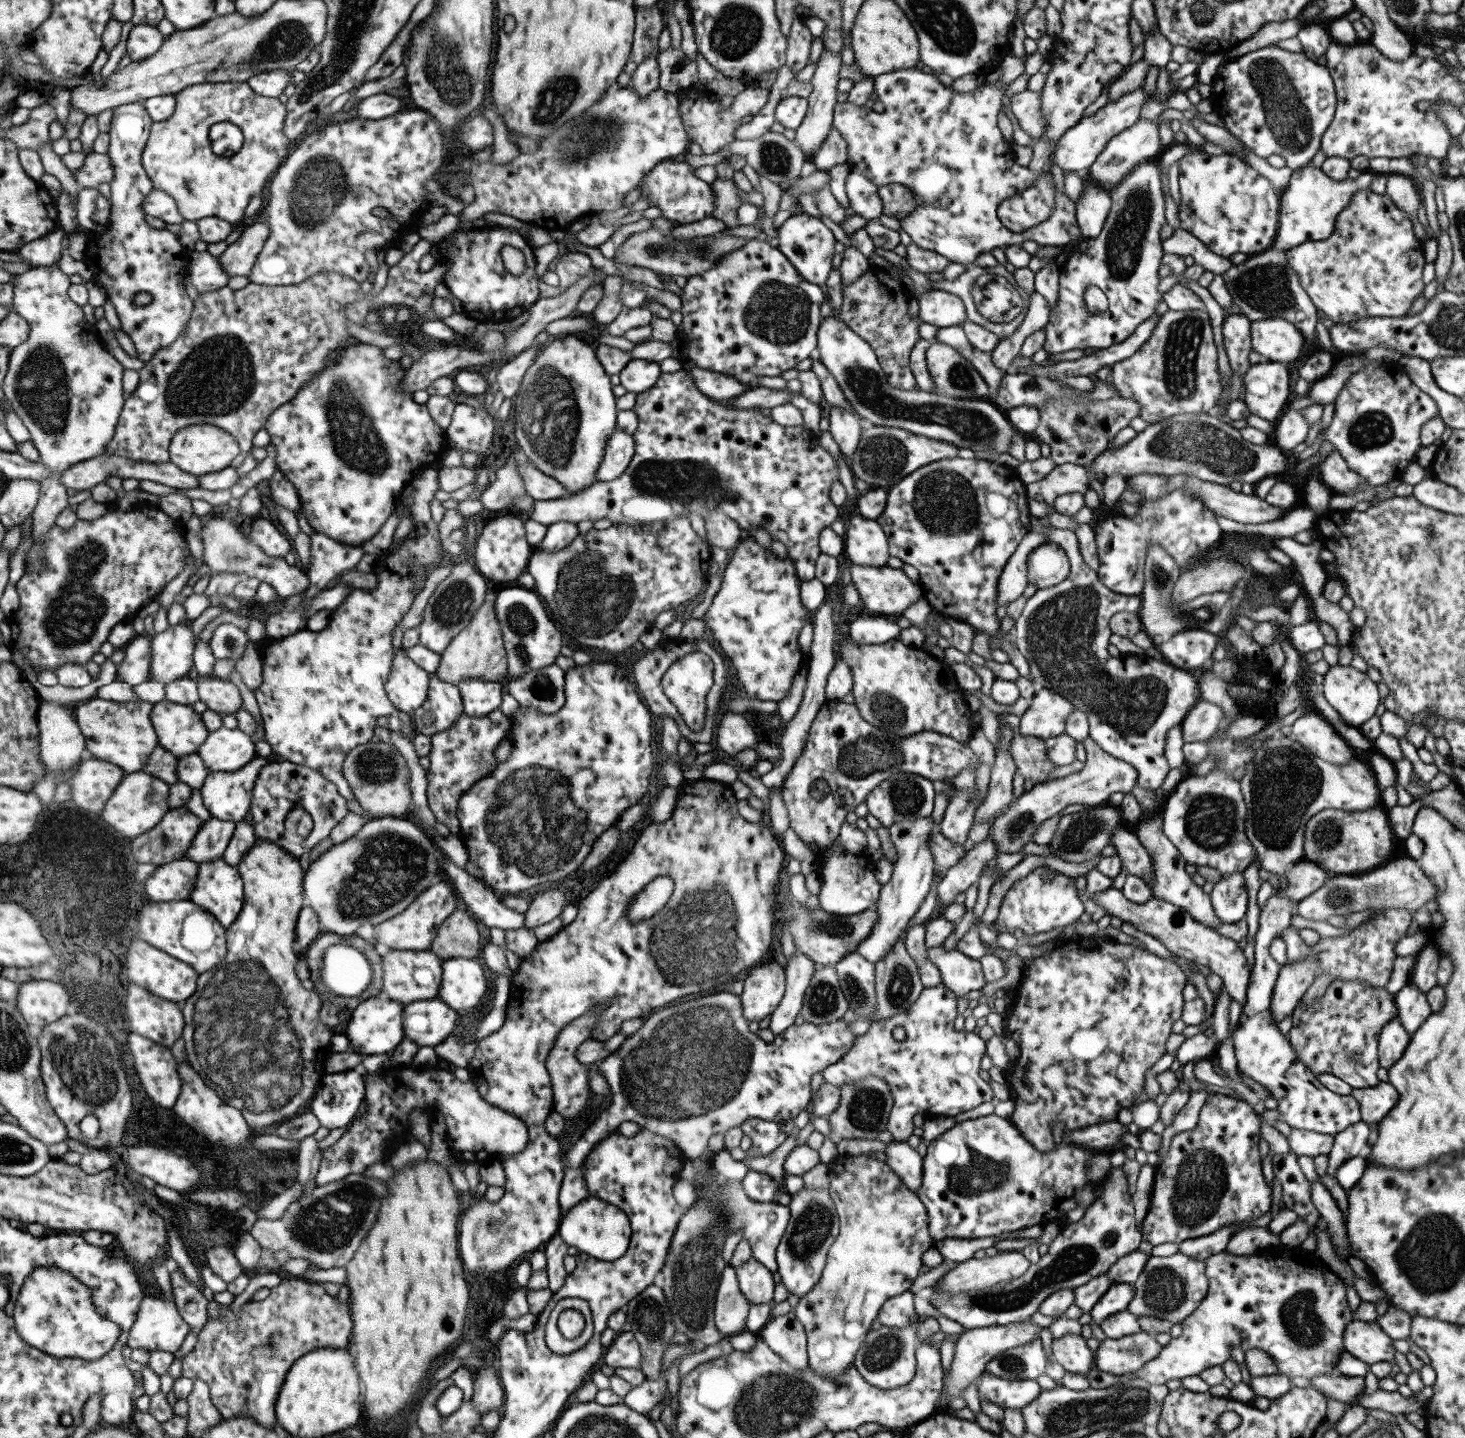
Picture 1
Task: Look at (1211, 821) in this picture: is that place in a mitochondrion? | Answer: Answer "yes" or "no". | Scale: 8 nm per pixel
yes

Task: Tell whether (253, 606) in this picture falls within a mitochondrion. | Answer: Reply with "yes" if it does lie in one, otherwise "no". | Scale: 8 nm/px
no

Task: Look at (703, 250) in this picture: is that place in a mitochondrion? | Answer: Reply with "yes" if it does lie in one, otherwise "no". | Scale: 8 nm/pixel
yes

